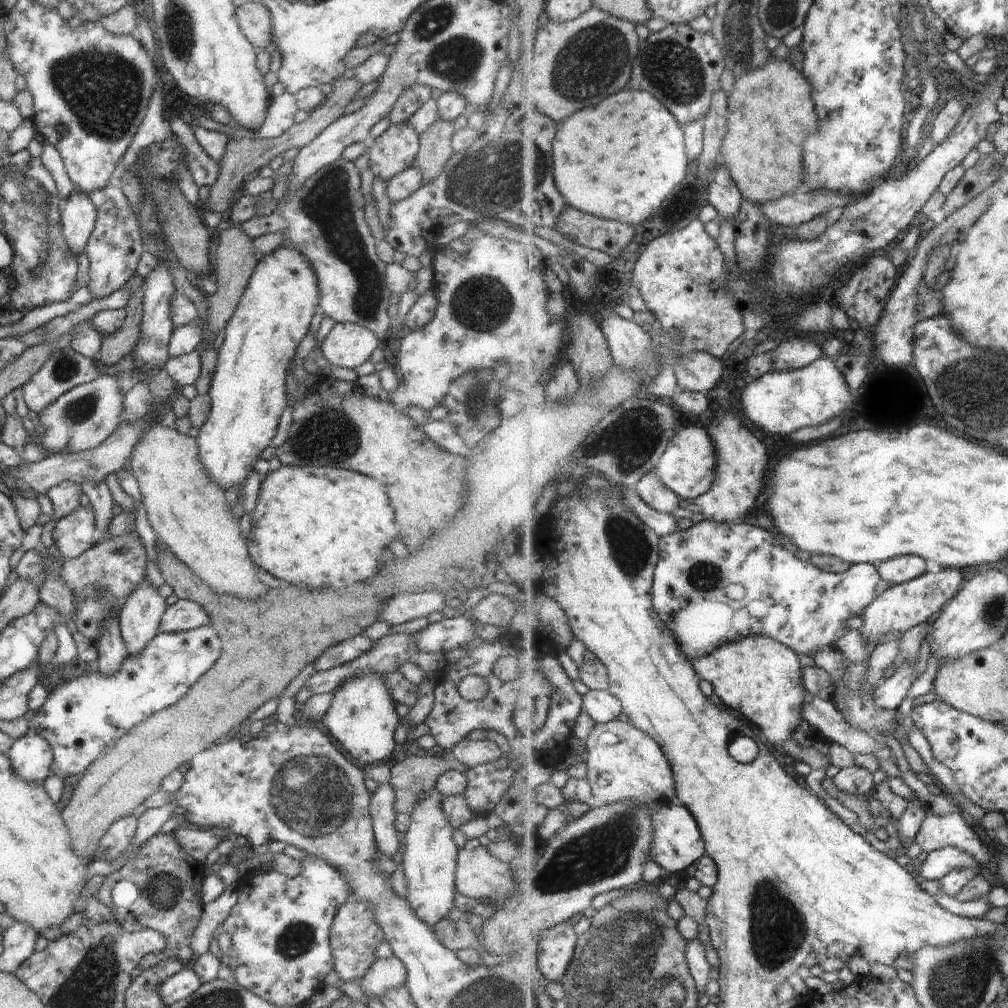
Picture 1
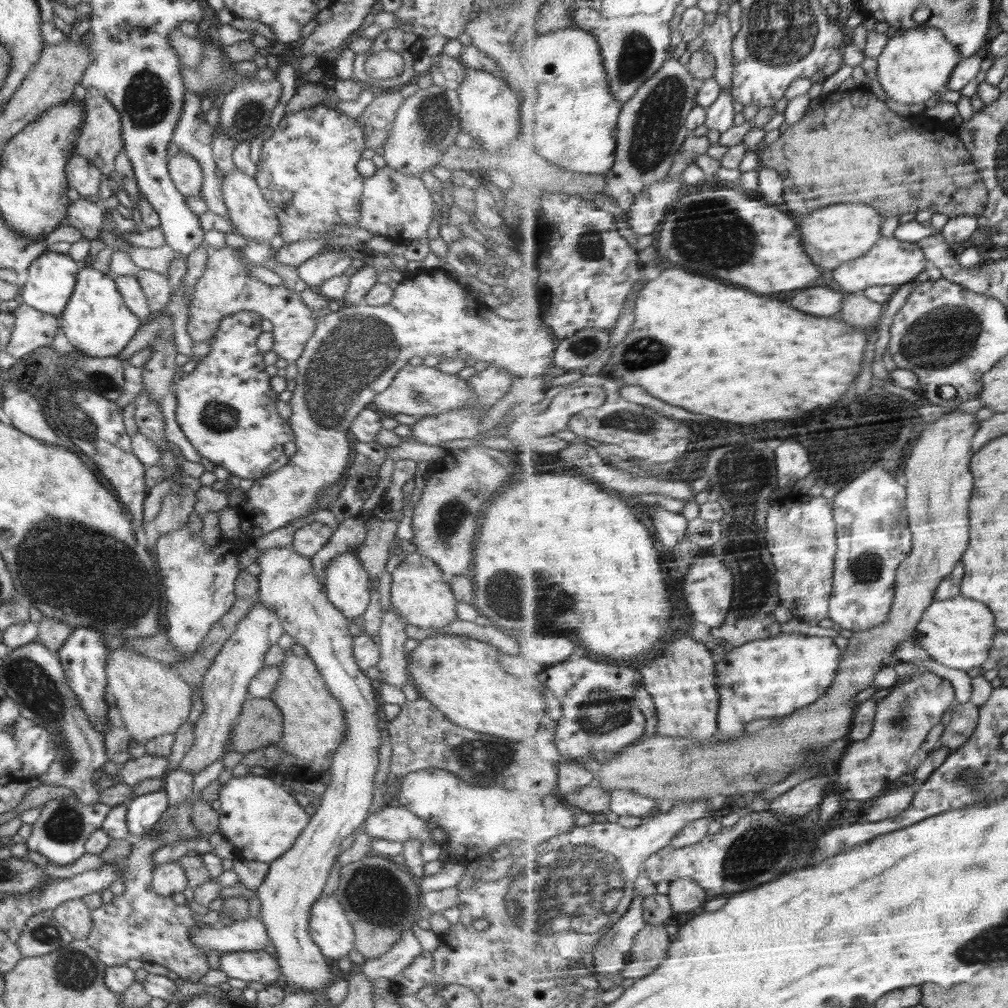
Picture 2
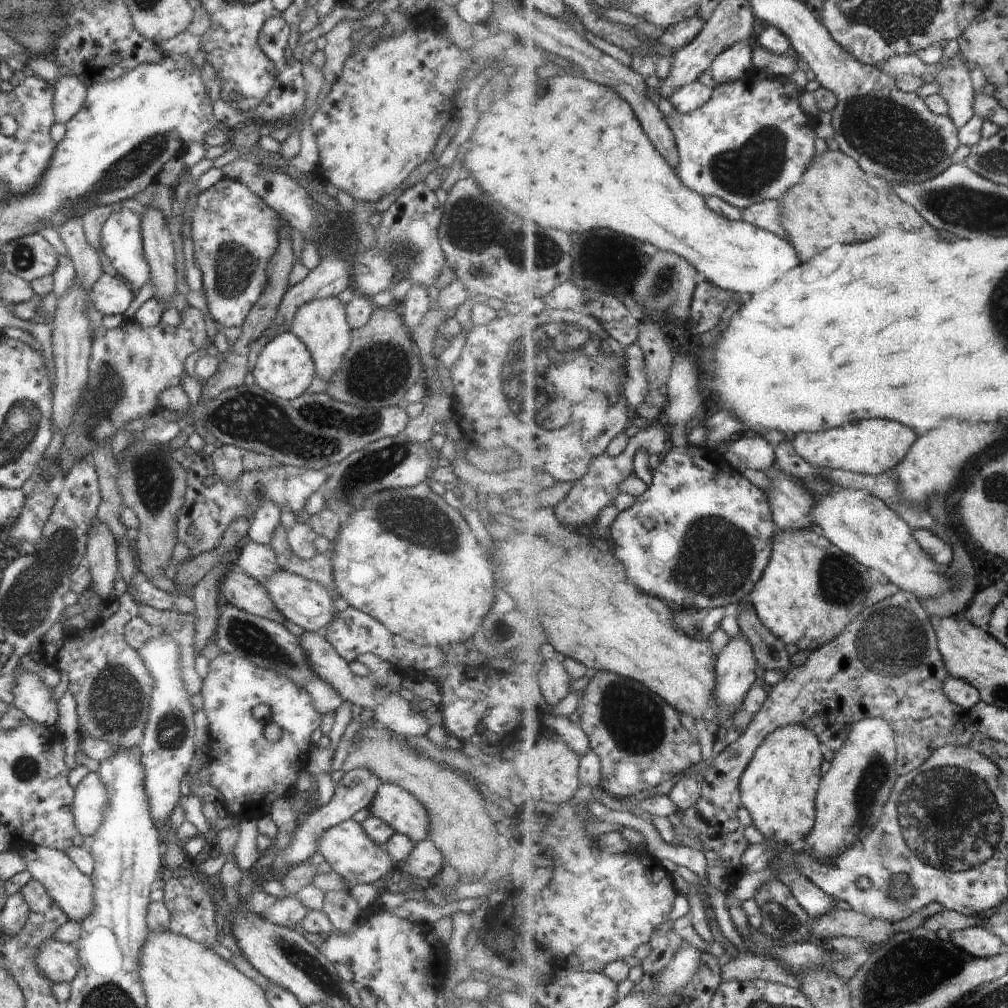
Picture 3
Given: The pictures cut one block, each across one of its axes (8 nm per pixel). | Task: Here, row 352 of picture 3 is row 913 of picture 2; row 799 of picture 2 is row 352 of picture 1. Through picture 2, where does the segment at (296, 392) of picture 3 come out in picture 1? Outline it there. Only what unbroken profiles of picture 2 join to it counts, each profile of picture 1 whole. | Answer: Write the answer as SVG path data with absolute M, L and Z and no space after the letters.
M349 322L337 323L320 346L320 352L329 364L354 368L370 360L372 352L382 343L368 328Z

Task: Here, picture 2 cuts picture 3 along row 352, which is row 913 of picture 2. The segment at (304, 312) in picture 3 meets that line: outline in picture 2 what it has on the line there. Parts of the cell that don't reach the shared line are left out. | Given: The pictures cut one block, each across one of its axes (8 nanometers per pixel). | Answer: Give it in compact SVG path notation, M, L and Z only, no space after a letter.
M320 895L310 907L308 926L312 942L320 948L321 954L330 962L348 957L358 940L357 930L350 925L346 913L336 896Z

